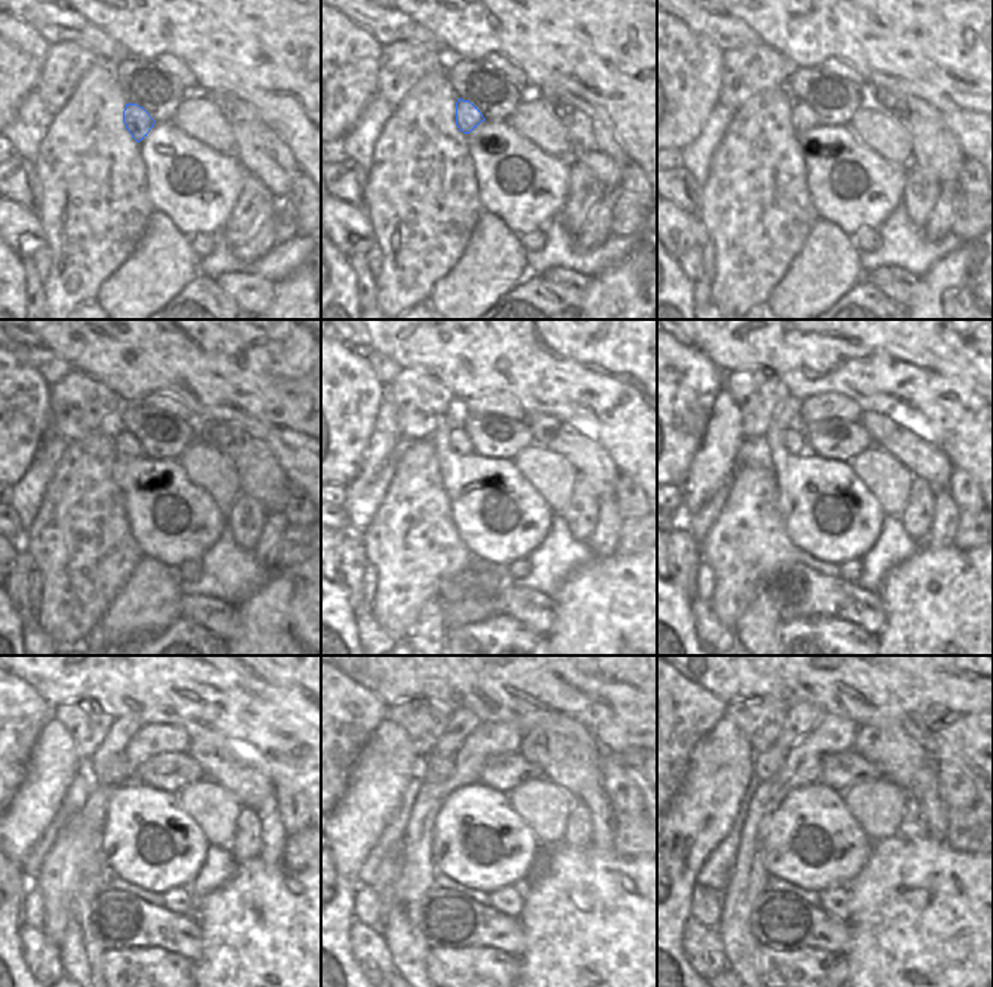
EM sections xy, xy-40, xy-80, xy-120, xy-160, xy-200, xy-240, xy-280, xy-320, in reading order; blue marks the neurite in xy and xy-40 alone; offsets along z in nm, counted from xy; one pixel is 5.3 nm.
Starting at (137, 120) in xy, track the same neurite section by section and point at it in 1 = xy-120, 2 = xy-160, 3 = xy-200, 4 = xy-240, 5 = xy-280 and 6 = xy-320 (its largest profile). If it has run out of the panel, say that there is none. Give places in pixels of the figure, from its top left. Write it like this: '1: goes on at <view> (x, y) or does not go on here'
1: goes on at xy-120 (126, 444)
2: goes on at xy-160 (459, 441)
3: goes on at xy-200 (794, 440)
4: goes on at xy-240 (117, 773)
5: goes on at xy-280 (435, 768)
6: goes on at xy-320 (768, 762)

